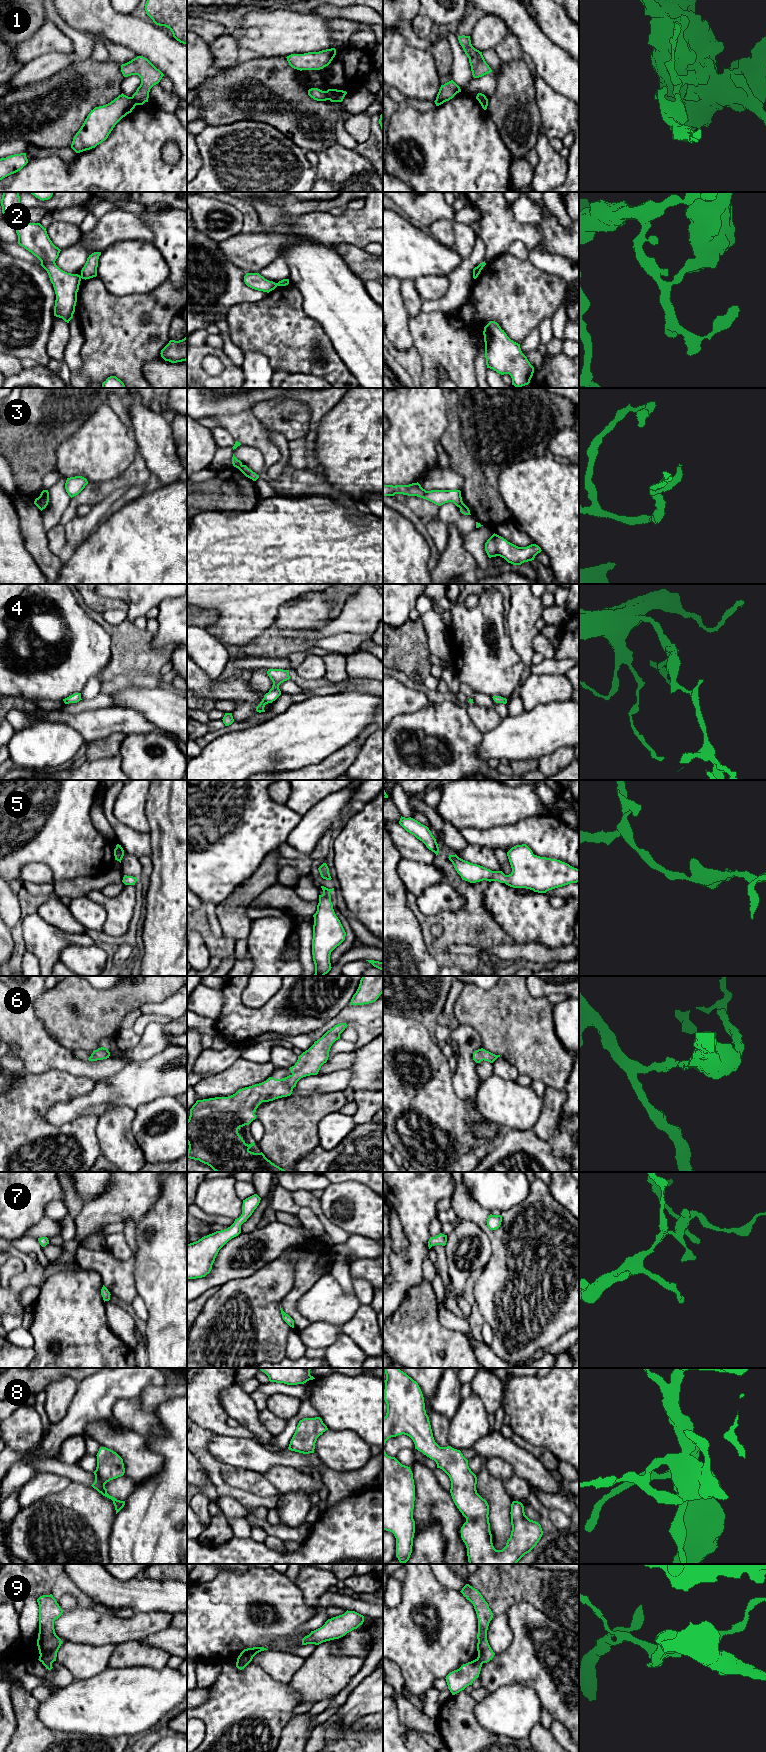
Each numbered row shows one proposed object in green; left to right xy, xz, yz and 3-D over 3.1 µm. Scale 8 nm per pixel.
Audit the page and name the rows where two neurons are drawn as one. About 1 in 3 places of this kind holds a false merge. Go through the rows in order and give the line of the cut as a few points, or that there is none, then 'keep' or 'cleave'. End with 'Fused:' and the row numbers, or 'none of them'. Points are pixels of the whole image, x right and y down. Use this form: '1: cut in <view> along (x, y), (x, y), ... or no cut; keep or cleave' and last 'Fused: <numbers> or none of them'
1: cut in xz along (326, 91), (328, 99); cleave
2: cut in xz along (276, 283), (278, 285); cleave
3: cut in yz along (462, 502), (459, 507); cleave
4: no cut; keep
5: no cut; keep
6: no cut; keep
7: no cut; keep
8: no cut; keep
9: cut in xz along (237, 1661), (249, 1662); cleave
Fused: 1, 2, 3, 9

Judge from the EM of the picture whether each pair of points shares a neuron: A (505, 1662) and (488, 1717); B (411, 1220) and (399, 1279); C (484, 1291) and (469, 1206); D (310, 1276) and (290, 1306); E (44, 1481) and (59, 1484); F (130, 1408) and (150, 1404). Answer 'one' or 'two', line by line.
A: two
B: one
C: one
D: one
E: one
F: two

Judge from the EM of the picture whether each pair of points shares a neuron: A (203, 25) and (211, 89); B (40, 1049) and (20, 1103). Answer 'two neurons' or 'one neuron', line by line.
A: two neurons
B: two neurons

